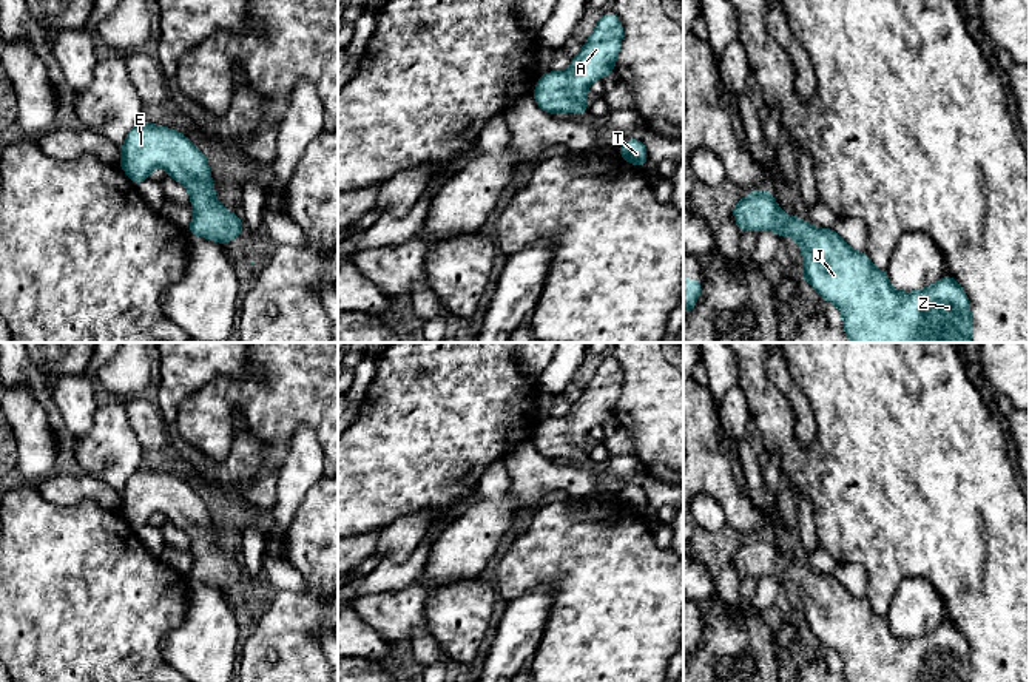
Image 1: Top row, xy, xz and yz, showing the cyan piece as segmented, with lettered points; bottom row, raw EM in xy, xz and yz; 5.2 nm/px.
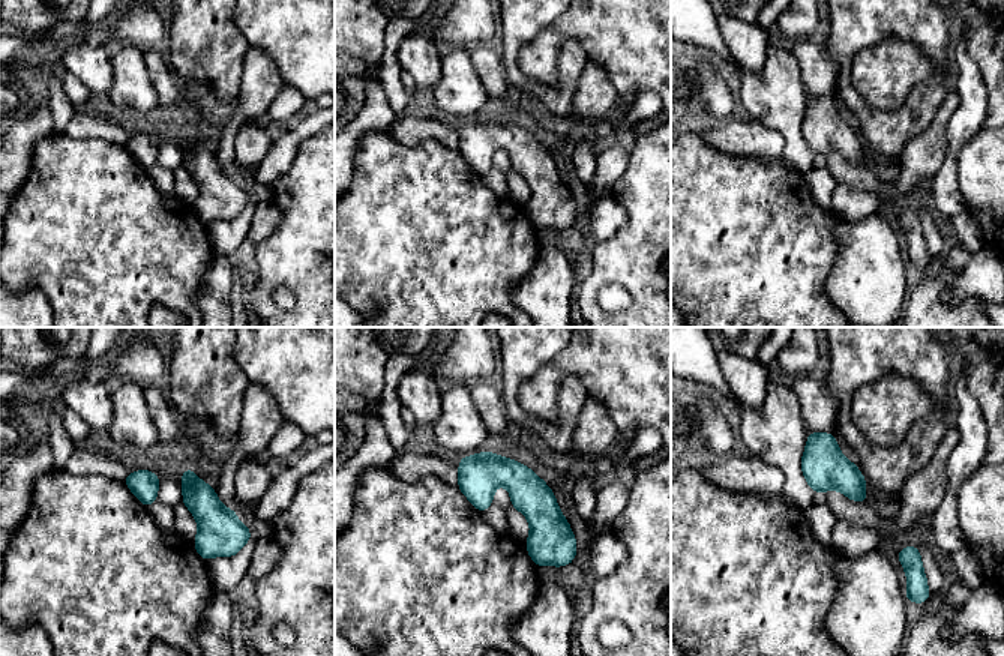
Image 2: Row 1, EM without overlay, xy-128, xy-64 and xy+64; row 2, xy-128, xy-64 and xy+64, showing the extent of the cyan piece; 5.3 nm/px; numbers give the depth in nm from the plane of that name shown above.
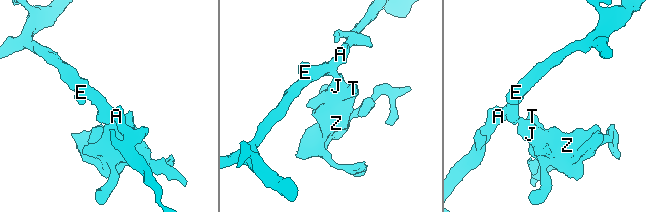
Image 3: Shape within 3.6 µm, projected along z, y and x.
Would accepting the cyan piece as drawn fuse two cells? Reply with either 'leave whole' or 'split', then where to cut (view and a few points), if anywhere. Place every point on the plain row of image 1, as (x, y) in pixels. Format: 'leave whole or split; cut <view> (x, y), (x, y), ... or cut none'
leave whole; cut none

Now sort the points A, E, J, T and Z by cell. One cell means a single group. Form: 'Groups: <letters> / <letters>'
Groups: A E J T Z

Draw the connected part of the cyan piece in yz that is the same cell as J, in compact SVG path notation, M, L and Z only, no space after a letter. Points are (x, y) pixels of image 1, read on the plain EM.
M767 534L750 537L733 552L731 559L741 579L747 576L773 576L781 585L790 580L798 586L804 603L802 623L810 628L821 645L839 653L847 682L972 682L970 647L949 620L918 637L896 637L890 631L887 616L876 614L865 597L855 597L833 574L816 574L796 560L785 562Z

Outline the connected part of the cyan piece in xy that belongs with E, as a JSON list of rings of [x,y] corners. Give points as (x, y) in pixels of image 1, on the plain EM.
[[[140,466],[125,483],[119,512],[136,532],[148,525],[154,512],[162,512],[174,526],[182,529],[191,542],[190,580],[208,583],[222,591],[242,580],[242,566],[216,546],[207,501],[179,477]]]

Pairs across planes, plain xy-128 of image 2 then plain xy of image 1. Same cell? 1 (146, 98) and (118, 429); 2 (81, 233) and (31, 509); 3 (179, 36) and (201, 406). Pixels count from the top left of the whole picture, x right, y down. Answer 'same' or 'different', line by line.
1: same
2: same
3: different

